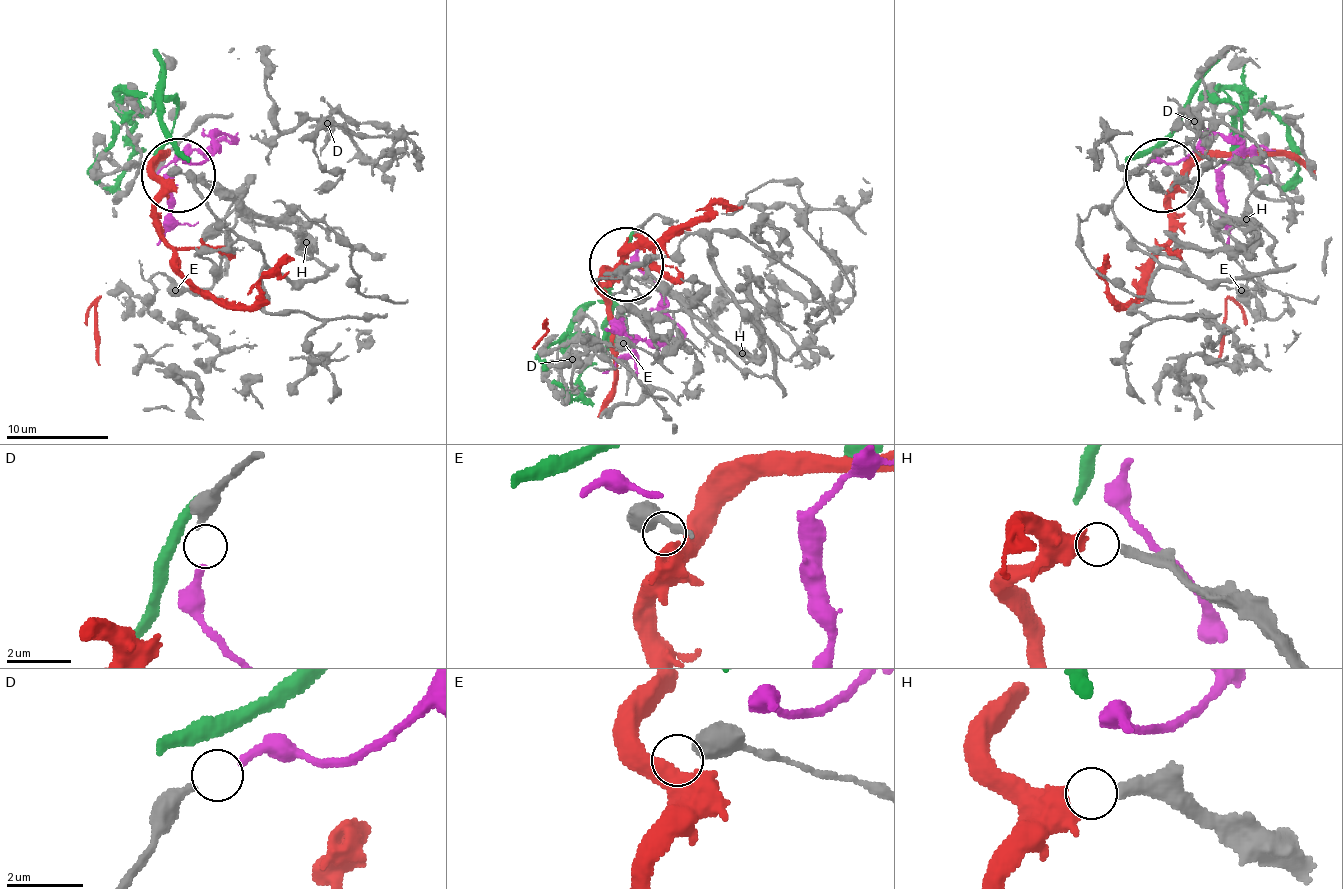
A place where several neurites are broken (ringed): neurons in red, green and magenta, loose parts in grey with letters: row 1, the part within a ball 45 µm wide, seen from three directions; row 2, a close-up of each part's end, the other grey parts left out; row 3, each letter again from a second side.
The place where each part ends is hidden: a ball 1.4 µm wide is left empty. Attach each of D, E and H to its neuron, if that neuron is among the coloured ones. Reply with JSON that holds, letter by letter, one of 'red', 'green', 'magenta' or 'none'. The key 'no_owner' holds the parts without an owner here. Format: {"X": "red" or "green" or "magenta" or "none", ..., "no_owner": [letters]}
{"D": "magenta", "E": "none", "H": "red", "no_owner": ["E"]}

